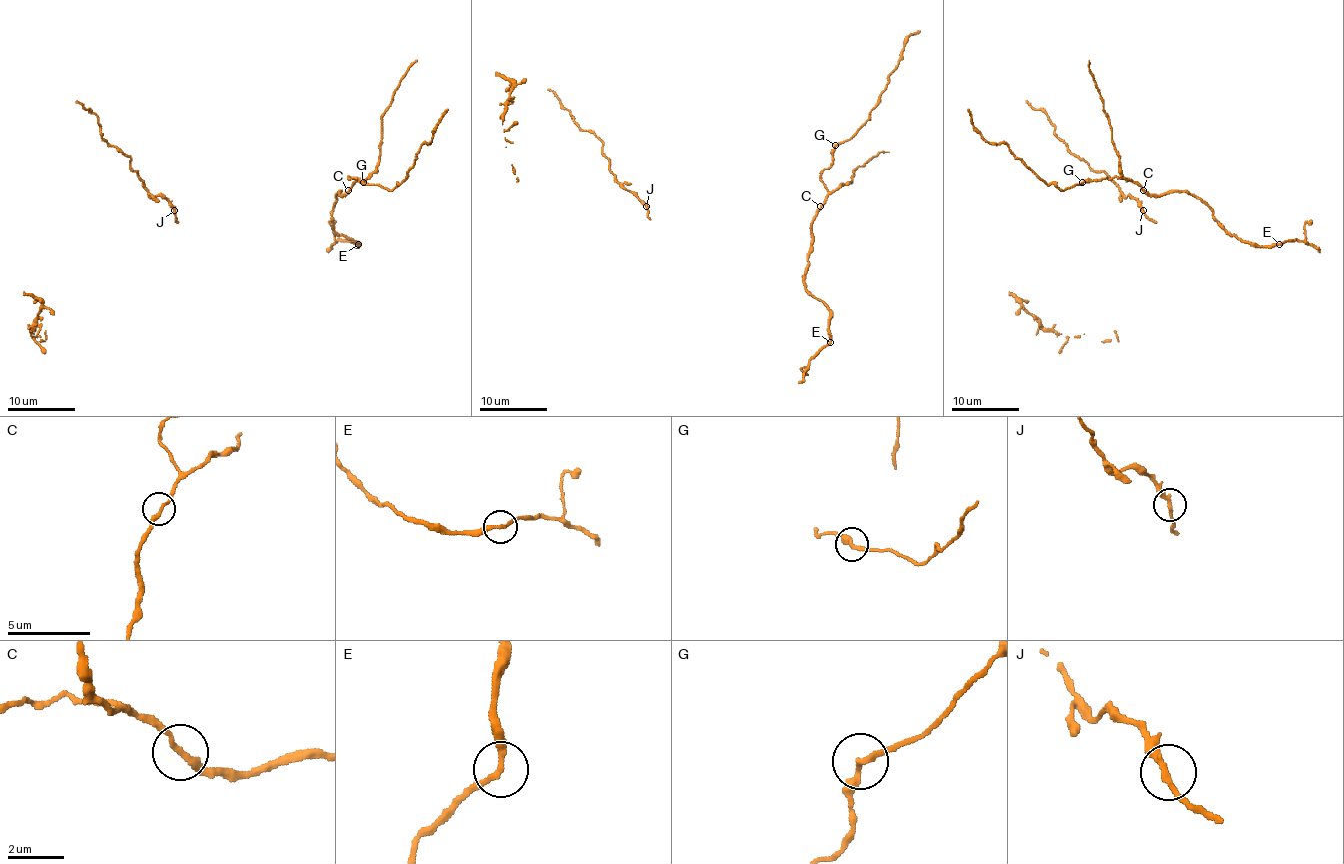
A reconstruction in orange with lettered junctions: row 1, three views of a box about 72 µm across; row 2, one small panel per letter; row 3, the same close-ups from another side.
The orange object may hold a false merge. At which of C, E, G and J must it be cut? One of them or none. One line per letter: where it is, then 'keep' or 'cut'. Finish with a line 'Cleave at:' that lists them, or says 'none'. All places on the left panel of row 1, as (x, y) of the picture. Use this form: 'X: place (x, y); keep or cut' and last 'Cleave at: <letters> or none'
C: place (348, 190); keep
E: place (358, 244); keep
G: place (363, 182); keep
J: place (174, 210); keep
Cleave at: none

